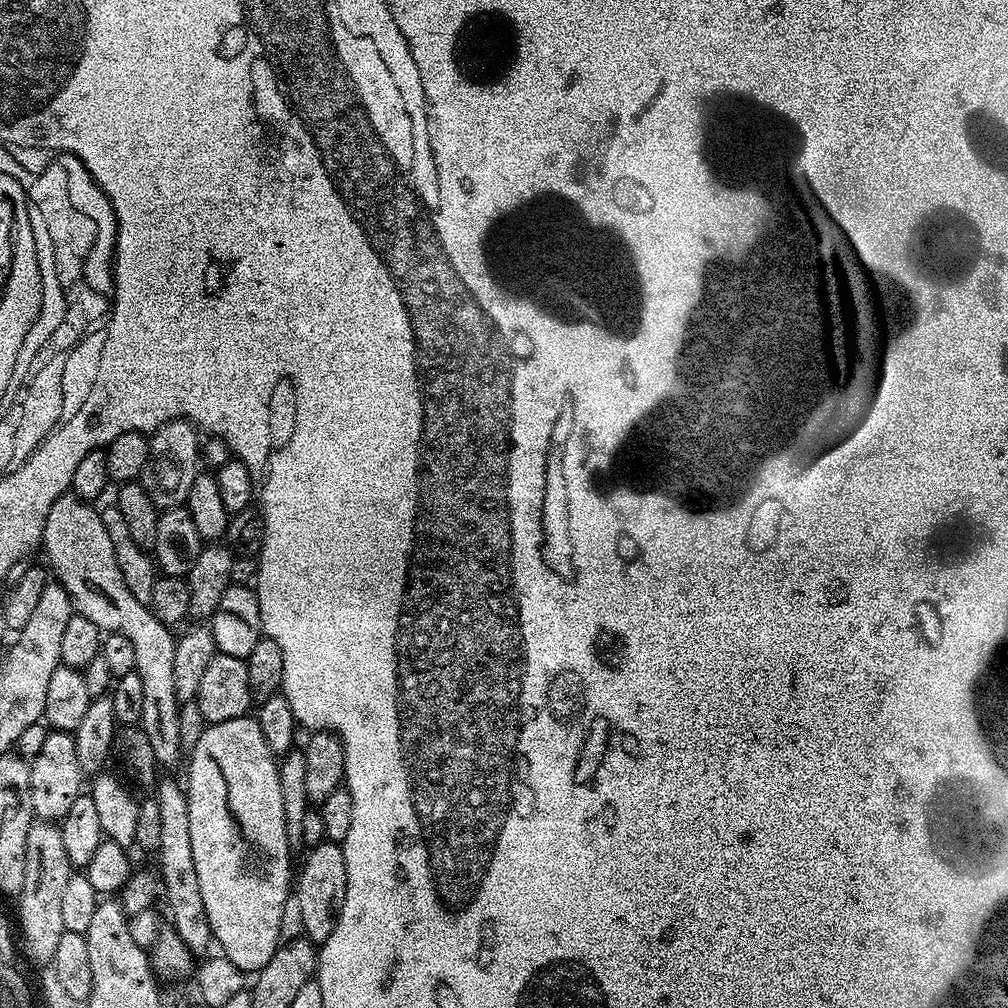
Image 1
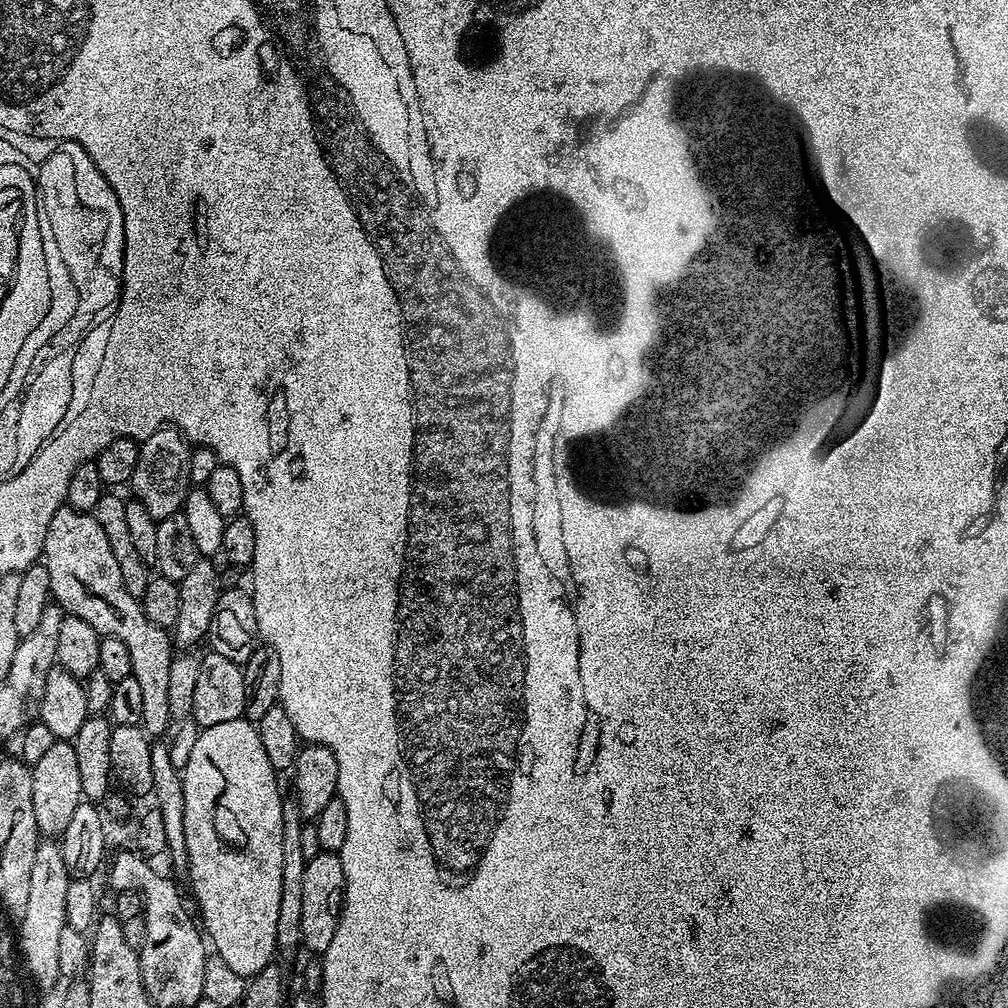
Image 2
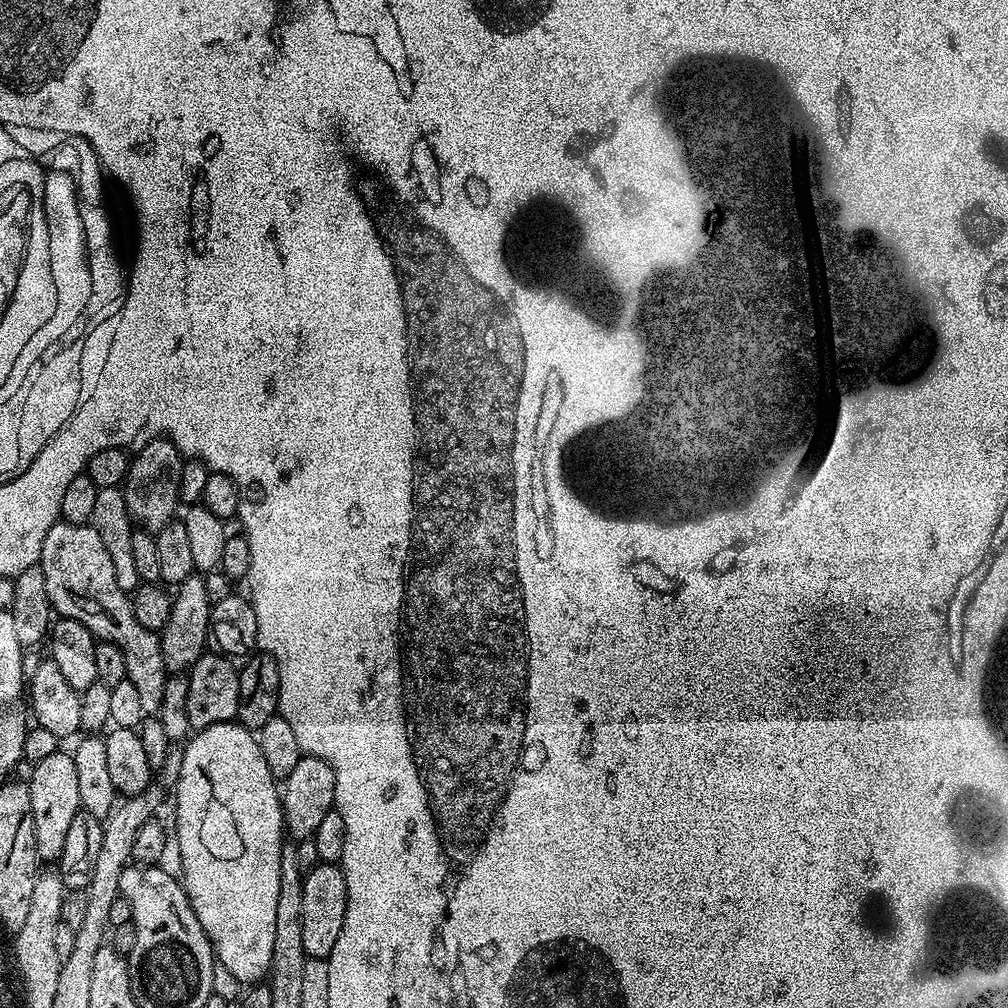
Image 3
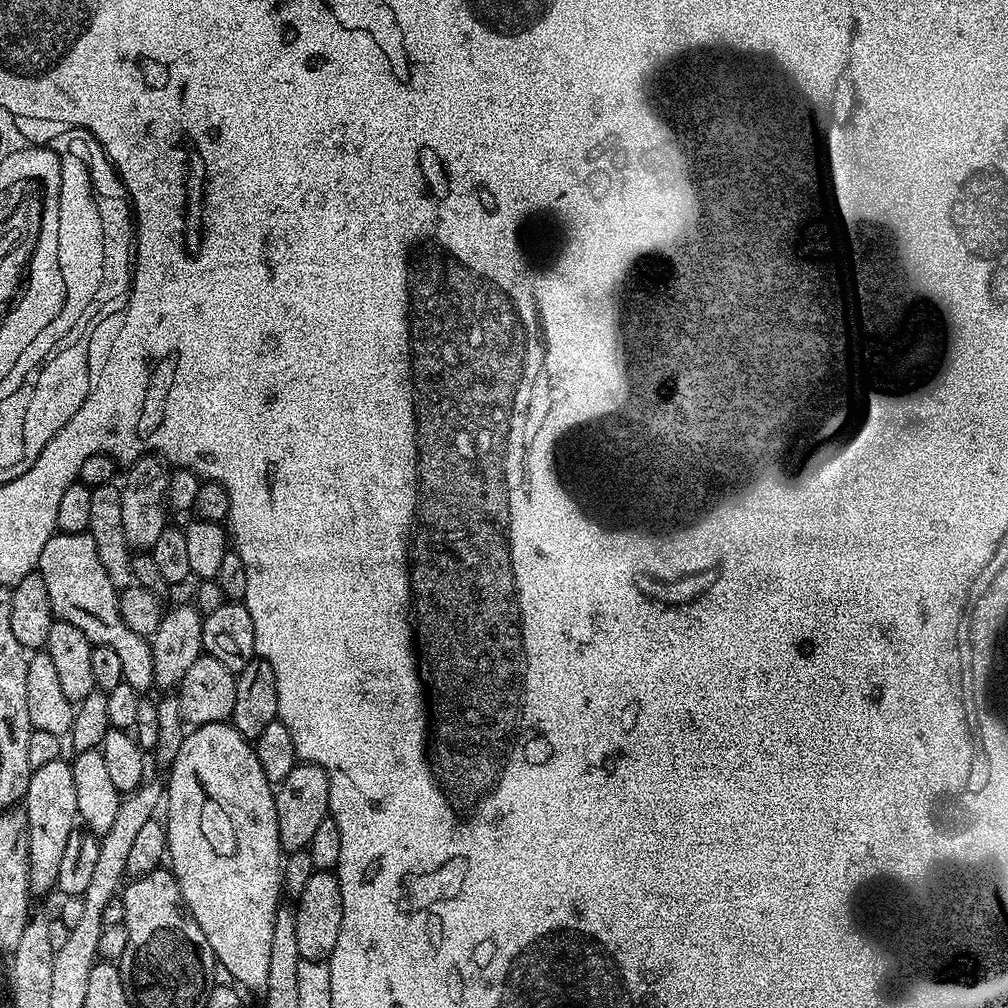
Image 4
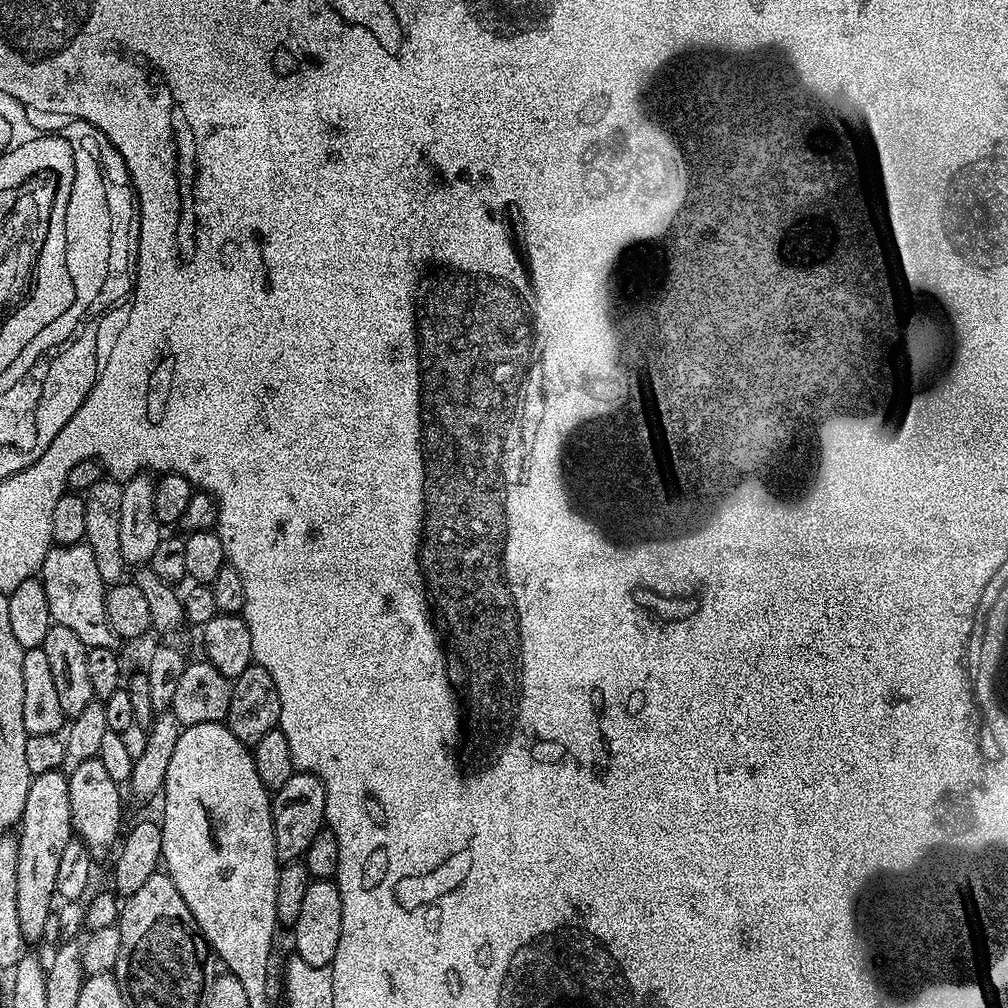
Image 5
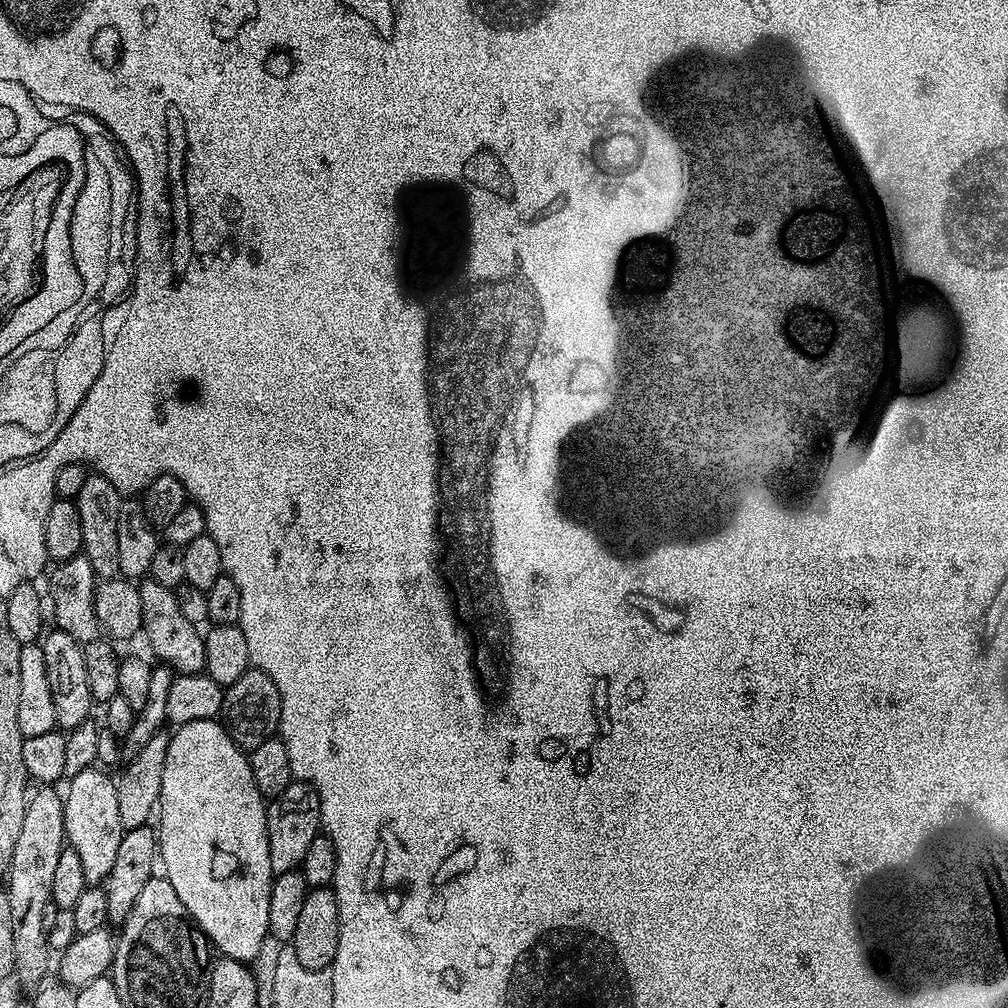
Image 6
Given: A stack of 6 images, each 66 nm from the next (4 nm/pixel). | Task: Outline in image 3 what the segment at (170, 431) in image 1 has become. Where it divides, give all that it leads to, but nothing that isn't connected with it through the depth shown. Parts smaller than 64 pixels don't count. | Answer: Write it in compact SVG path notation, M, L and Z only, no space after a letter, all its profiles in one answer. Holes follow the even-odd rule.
M160 437L143 445L129 461L127 478L122 485L127 512L133 521L145 531L160 532L171 521L179 507L181 466L184 458L171 440Z

